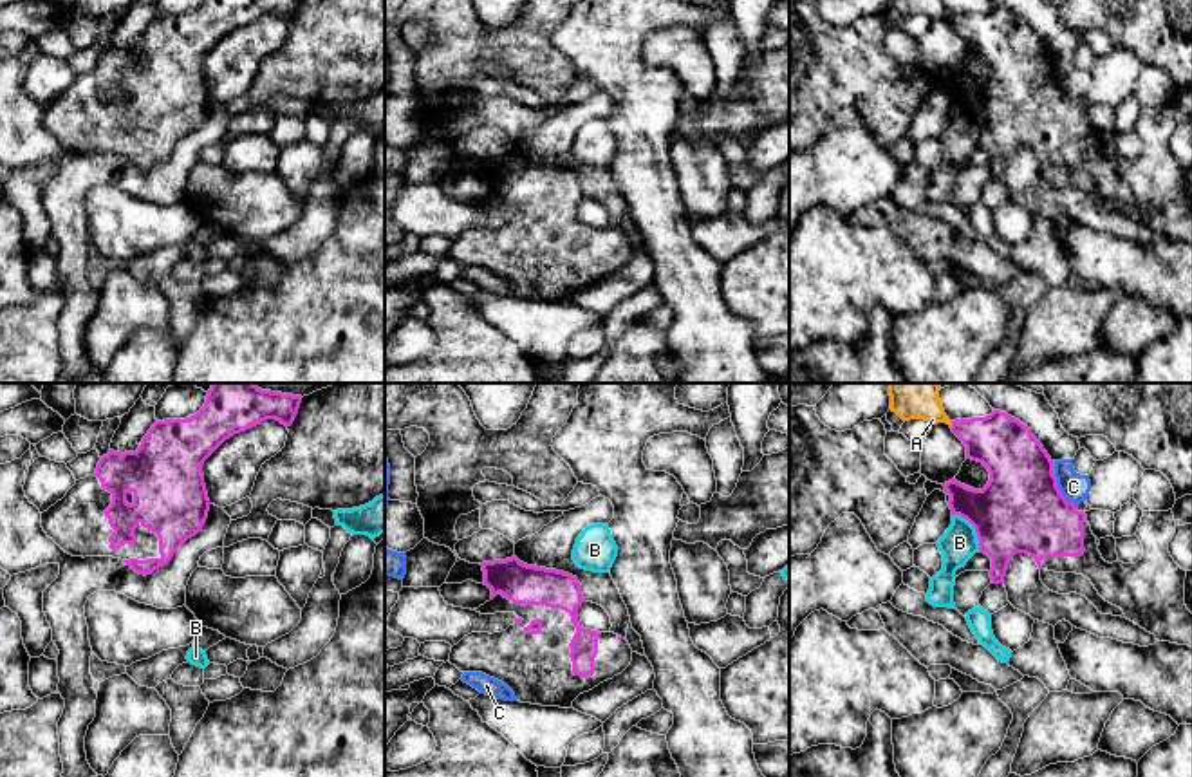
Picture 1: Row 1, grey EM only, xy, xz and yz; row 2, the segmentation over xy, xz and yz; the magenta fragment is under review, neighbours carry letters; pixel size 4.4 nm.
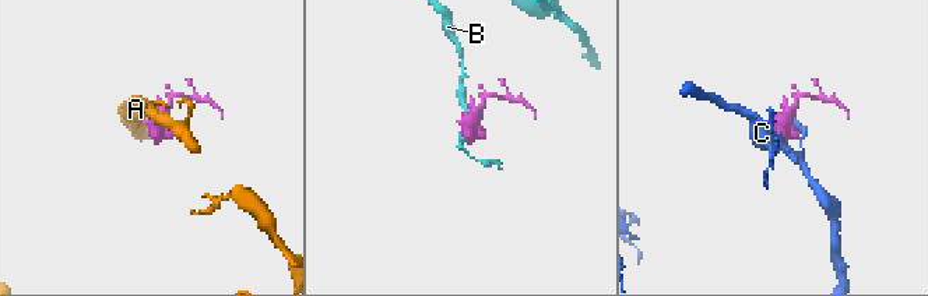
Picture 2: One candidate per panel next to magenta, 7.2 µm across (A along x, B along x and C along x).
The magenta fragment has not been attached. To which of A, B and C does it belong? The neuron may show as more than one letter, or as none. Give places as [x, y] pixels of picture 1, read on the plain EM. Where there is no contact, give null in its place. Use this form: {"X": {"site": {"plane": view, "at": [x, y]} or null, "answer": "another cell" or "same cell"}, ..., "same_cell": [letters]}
{"A": {"site": {"plane": "yz", "at": [952, 20]}, "answer": "another cell"}, "B": {"site": {"plane": "yz", "at": [974, 121]}, "answer": "another cell"}, "C": {"site": {"plane": "yz", "at": [1059, 87]}, "answer": "another cell"}, "same_cell": []}

